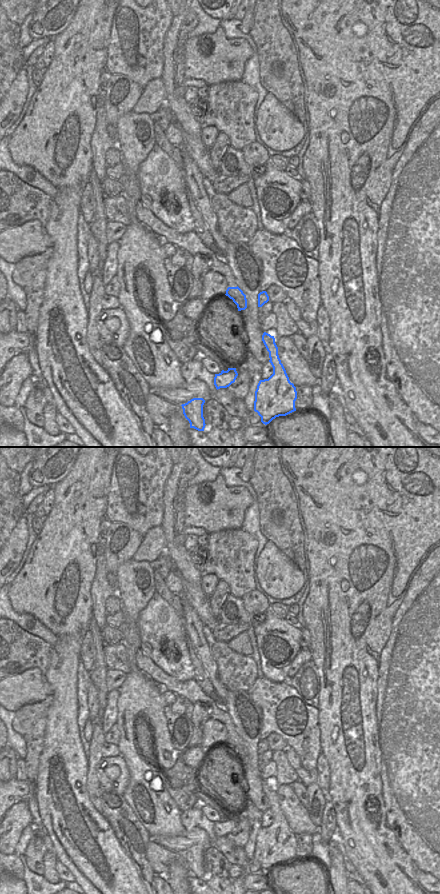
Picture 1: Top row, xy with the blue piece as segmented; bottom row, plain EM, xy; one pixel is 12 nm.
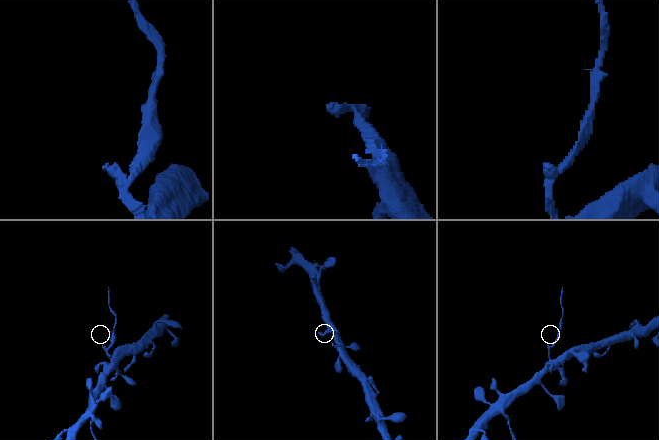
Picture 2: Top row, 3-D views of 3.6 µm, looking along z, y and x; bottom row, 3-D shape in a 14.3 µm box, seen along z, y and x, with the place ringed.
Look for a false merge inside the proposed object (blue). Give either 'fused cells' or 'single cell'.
fused cells

